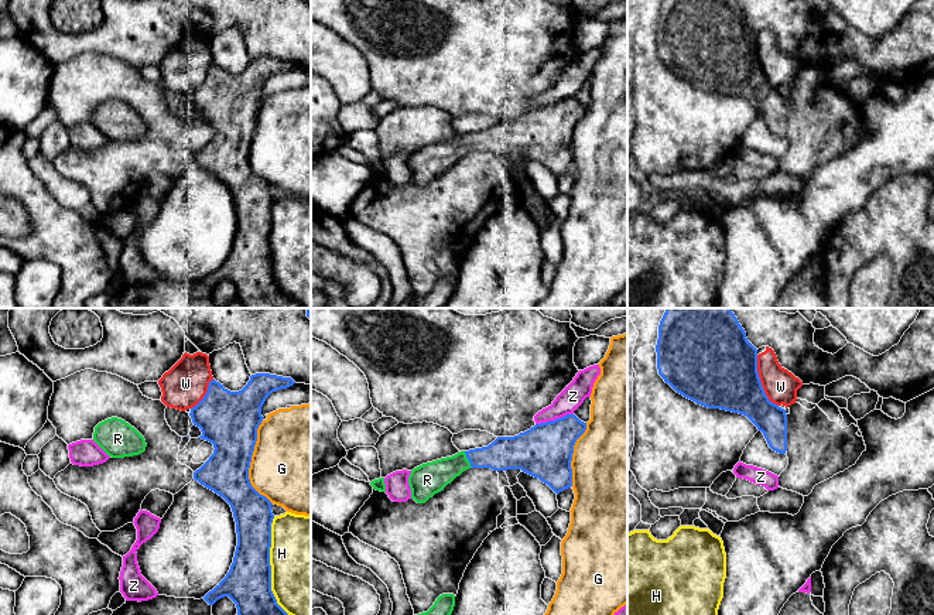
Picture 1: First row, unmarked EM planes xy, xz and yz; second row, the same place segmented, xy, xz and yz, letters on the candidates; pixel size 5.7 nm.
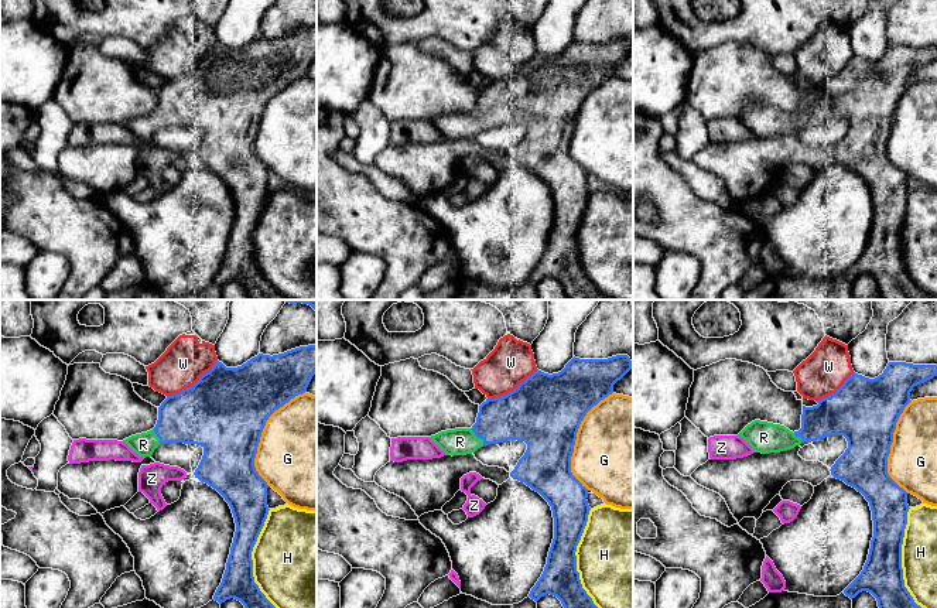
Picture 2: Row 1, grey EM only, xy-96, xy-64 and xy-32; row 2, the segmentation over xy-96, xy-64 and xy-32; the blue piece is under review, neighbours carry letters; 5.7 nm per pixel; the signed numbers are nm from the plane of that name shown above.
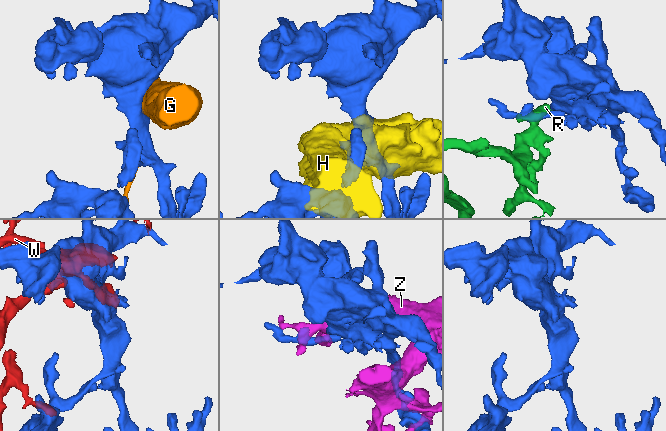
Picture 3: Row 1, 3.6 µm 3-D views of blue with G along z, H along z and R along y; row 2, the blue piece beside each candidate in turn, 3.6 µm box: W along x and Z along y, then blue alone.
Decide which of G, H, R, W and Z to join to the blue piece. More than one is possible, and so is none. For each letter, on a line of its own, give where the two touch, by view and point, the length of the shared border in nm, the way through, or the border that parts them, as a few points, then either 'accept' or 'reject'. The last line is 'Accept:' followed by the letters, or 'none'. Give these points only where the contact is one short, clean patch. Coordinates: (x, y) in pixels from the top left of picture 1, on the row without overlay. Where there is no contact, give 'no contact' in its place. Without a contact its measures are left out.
G: meets blue in xy at (250, 144); contact 480 nm long; reject
H: meets blue in xy at (270, 256); contact 650 nm long; reject
R: meets blue in xz at (468, 143); contact 110 nm long; runs through xz (505, 136), (468, 143), (430, 161); accept
W: meets blue in yz at (760, 65); contact 320 nm long; reject
Z: meets blue in xz at (554, 103); contact 220 nm long; border along xz (572, 96), (536, 108); reject
Accept: R

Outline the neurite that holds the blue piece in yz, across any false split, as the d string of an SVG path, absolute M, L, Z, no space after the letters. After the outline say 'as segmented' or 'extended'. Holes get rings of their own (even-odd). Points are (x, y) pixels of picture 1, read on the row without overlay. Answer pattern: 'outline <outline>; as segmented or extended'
outline M663 0L656 28L658 58L677 76L708 92L721 92L746 99L763 116L769 130L787 134L787 98L764 76L757 55L757 33L747 24L736 0Z; as segmented

